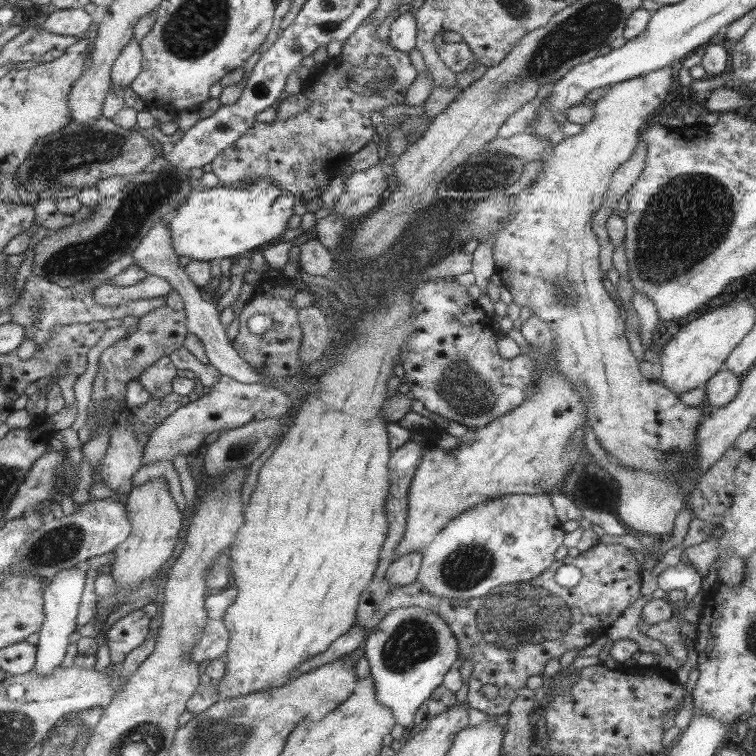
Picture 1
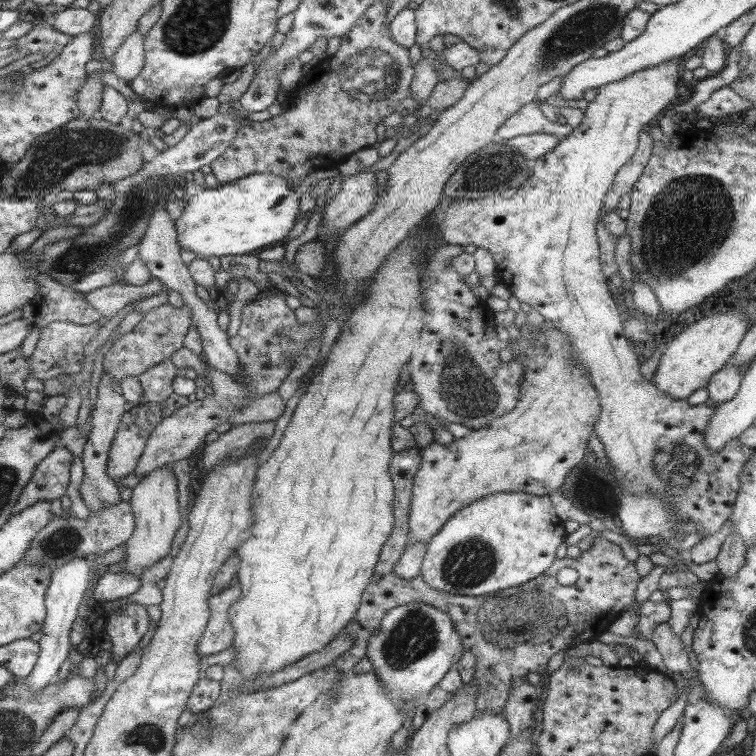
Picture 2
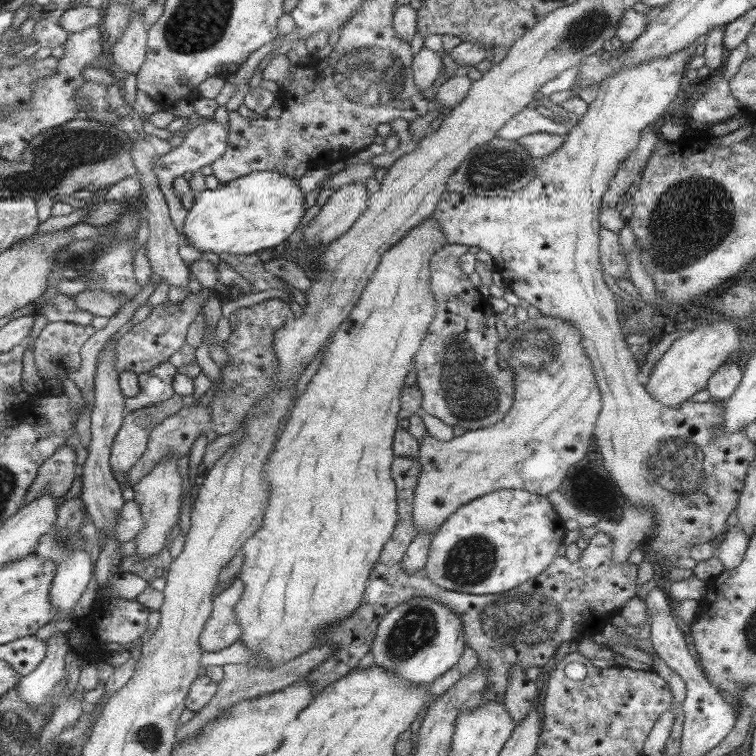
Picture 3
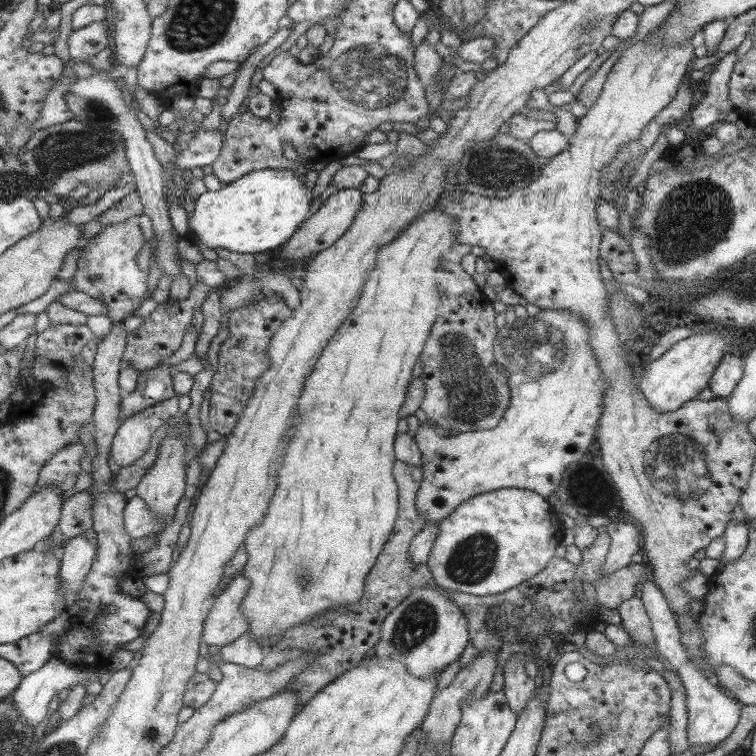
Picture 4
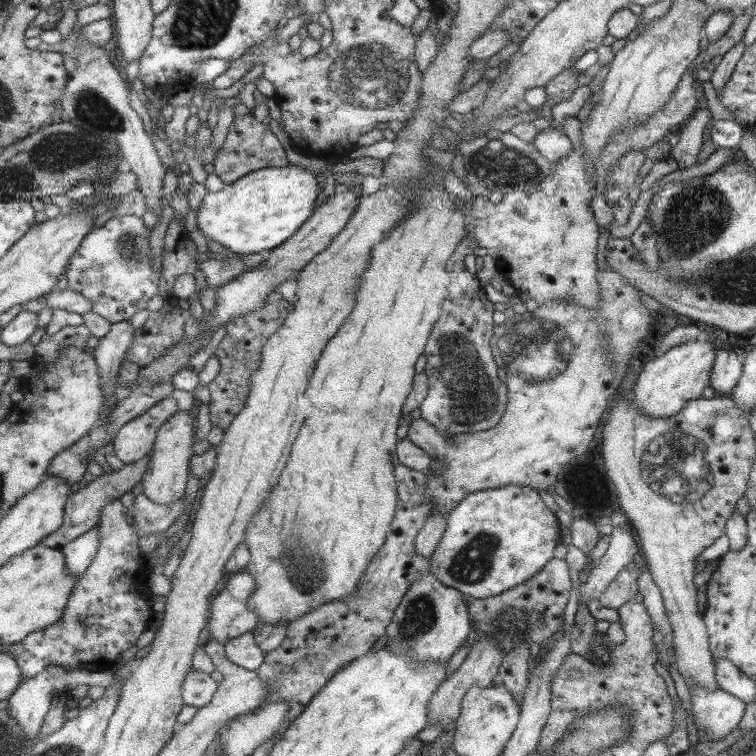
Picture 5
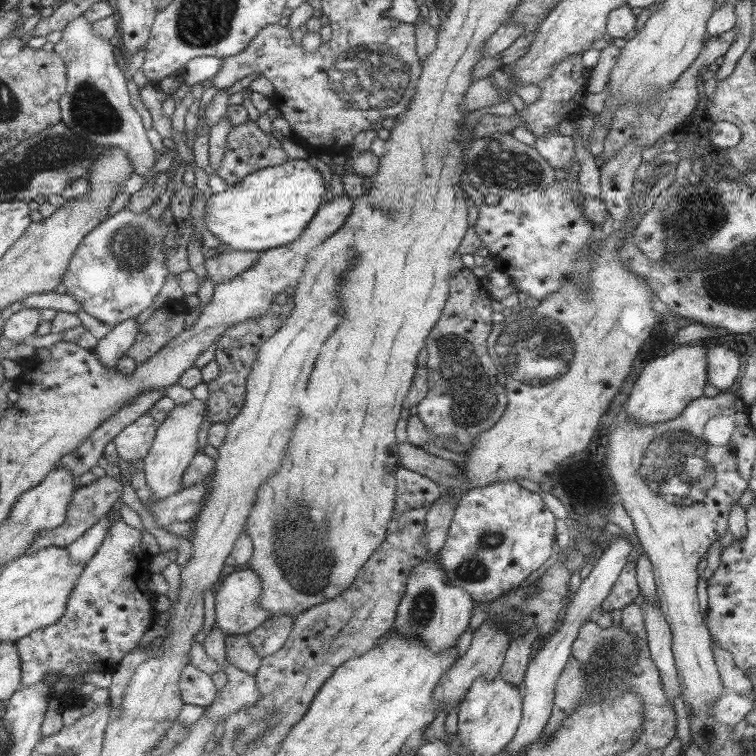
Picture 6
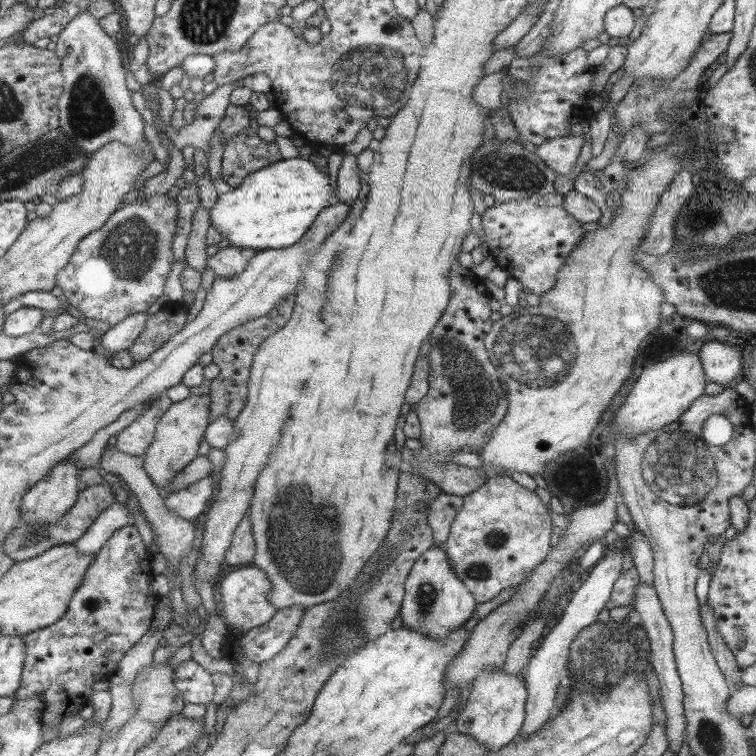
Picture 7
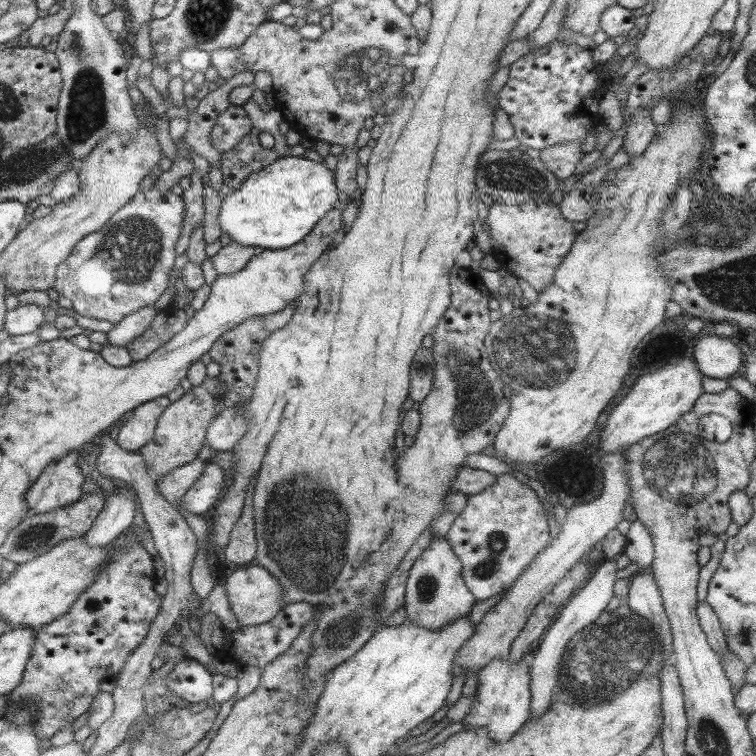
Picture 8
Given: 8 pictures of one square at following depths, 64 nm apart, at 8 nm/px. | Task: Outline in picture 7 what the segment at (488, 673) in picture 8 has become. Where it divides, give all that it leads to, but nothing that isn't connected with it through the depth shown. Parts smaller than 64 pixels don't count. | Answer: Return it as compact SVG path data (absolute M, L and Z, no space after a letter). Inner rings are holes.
M487 667L471 682L470 695L455 719L457 732L473 738L473 742L485 745L490 751L509 745L519 736L526 718L528 692L522 674L508 675L502 669Z

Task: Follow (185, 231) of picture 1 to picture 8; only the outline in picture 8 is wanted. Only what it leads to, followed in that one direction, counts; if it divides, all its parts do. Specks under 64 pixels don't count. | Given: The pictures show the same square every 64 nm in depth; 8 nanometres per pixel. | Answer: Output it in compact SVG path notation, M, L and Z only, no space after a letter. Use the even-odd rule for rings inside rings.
M287 155L269 166L248 175L232 193L223 195L218 221L231 241L262 249L286 249L297 245L312 232L315 225L339 198L333 172L324 163Z

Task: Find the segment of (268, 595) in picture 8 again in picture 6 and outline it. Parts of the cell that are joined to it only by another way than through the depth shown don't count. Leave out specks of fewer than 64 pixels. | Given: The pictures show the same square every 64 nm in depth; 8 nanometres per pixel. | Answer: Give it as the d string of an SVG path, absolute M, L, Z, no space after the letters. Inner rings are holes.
M242 569L232 571L214 587L215 598L215 622L224 635L241 635L250 633L251 630L257 629L262 622L270 617L270 612L259 608L257 599L261 595L262 580L258 574L251 569Z

